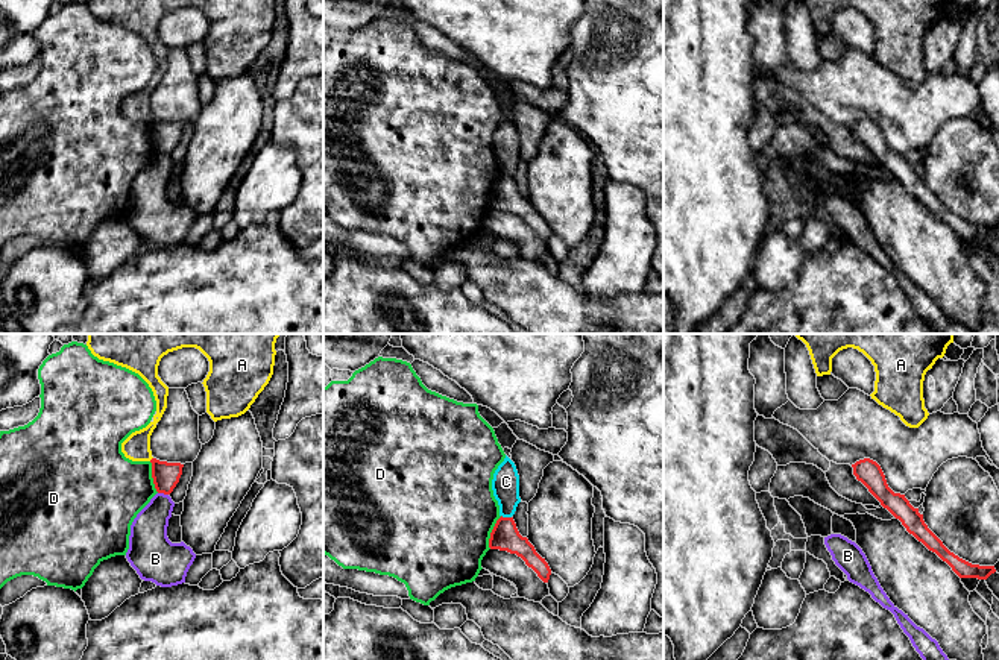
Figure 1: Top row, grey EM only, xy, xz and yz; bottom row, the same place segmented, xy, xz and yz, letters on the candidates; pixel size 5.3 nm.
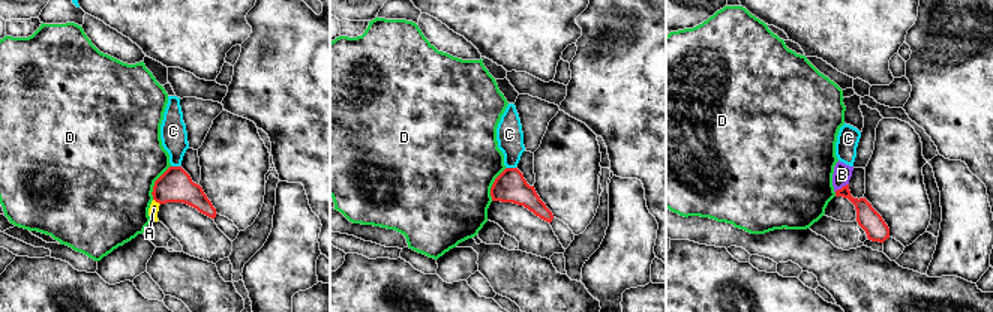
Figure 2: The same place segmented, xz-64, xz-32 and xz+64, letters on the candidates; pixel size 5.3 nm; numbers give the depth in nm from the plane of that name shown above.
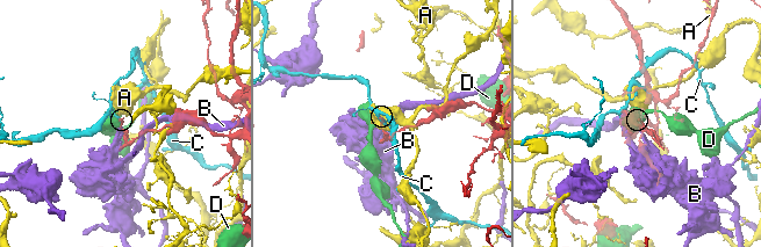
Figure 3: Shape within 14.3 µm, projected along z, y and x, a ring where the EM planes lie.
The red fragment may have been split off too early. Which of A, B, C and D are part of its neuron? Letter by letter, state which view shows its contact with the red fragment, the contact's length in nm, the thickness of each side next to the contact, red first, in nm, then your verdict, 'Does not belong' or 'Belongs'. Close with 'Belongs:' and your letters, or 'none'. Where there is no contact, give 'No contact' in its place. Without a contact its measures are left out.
A: No contact. Does not belong
B: Touches red in xy. Shared border 60 nm. Thickness 140 nm (red) against 190 nm. Does not belong
C: Touches red in xz. Shared border 60 nm. Thickness 150 nm (red) against 140 nm. Does not belong
D: Touches red in xz. Shared border 190 nm. Thickness 150 nm (red) against 500 nm. Does not belong
Belongs: none

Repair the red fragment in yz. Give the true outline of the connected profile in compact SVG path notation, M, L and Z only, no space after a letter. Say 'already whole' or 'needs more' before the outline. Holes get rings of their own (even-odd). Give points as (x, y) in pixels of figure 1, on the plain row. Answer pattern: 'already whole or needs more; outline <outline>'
already whole; outline M864 118L852 124L852 127L856 140L868 149L881 165L899 179L909 194L946 222L960 238L987 240L996 232L994 226L972 225L950 212L928 188L919 168L914 168L905 155L894 153L888 147L885 135L876 121Z

